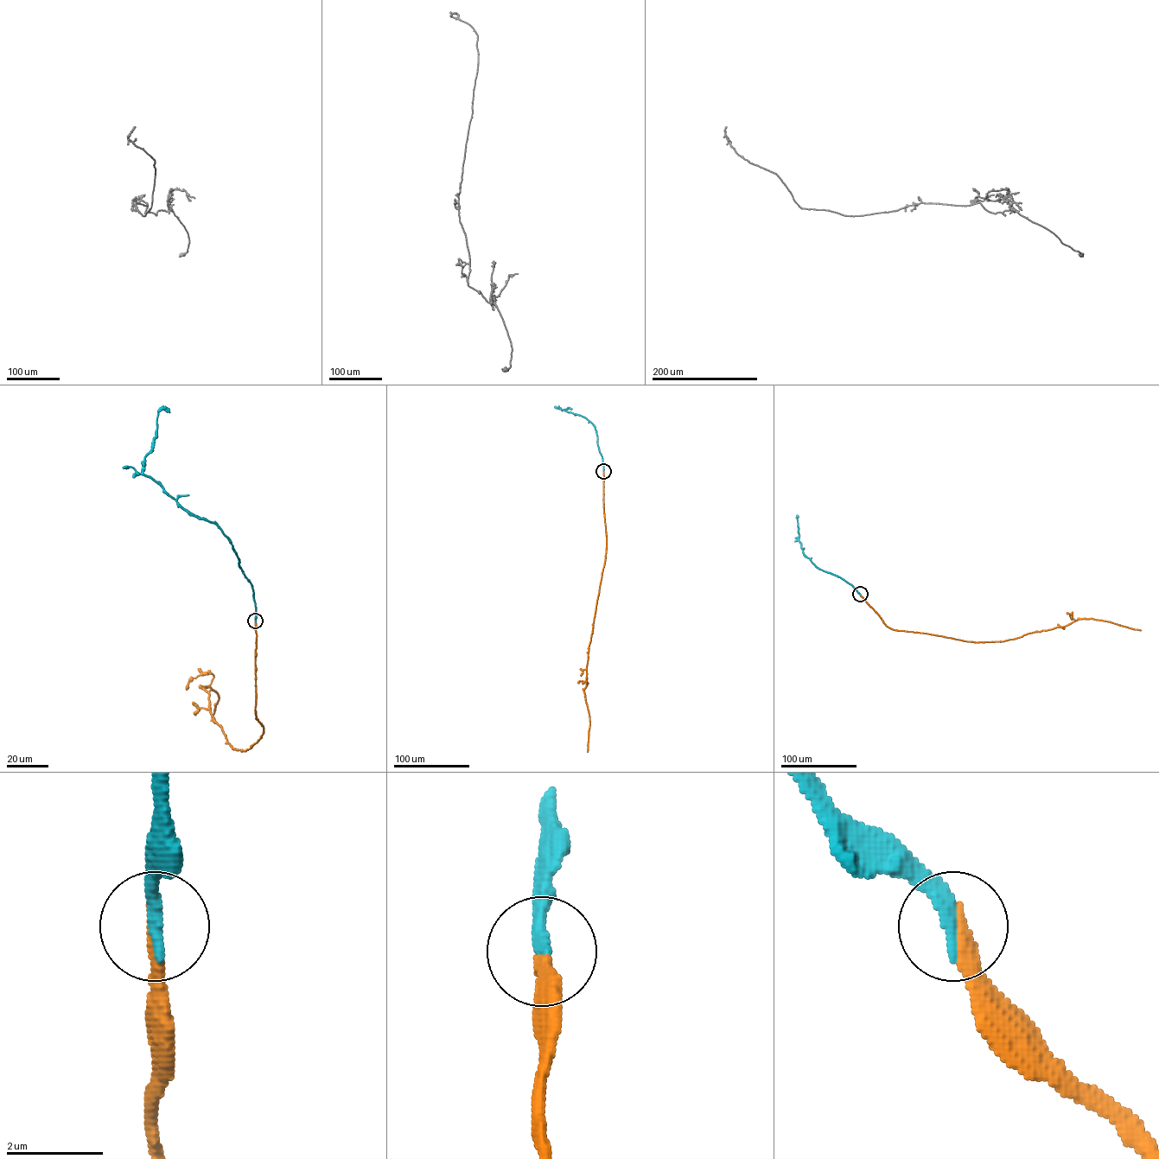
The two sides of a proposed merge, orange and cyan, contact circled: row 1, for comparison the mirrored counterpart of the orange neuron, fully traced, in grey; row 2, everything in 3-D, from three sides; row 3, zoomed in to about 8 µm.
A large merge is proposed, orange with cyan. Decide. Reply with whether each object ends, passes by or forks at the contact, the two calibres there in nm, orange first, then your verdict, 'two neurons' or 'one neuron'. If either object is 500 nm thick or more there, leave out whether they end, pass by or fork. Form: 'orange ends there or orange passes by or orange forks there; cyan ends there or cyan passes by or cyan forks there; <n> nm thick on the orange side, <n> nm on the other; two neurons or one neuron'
orange ends there; cyan ends there; 320 nm thick on the orange side, 340 nm on the other; one neuron

